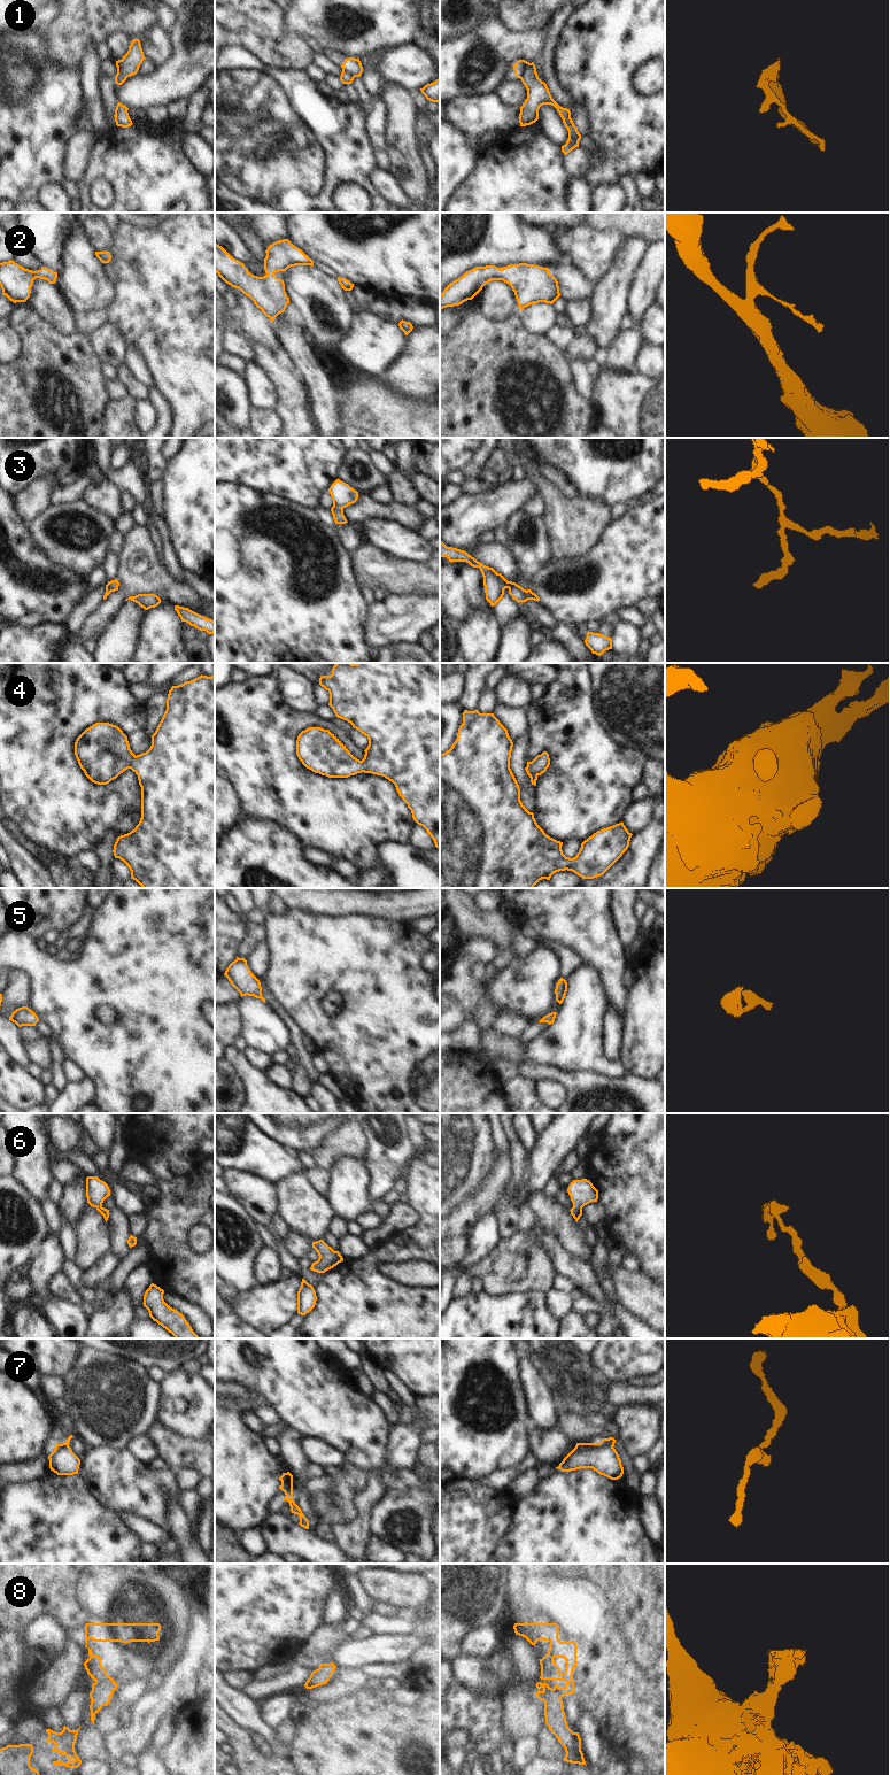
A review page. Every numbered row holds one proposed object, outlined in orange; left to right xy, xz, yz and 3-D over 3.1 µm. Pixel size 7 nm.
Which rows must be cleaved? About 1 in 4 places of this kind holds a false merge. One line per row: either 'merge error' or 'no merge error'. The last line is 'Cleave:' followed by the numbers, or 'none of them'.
1: merge error
2: no merge error
3: no merge error
4: no merge error
5: no merge error
6: no merge error
7: no merge error
8: no merge error
Cleave: 1

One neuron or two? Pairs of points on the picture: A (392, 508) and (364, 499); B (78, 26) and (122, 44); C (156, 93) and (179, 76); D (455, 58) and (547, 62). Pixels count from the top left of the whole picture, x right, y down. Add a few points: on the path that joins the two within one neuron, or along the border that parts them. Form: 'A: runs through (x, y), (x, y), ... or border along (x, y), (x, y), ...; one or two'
A: runs through (385, 508), (373, 508), (371, 506); one
B: border along (132, 38), (124, 32), (113, 32), (105, 39); two
C: runs through (162, 87), (173, 79); one
D: border along (550, 32), (546, 47), (539, 58); two

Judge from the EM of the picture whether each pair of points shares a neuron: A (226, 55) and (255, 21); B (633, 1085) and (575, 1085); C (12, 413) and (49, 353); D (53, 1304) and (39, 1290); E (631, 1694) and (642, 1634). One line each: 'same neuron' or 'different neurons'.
A: different neurons
B: same neuron
C: same neuron
D: different neurons
E: different neurons

